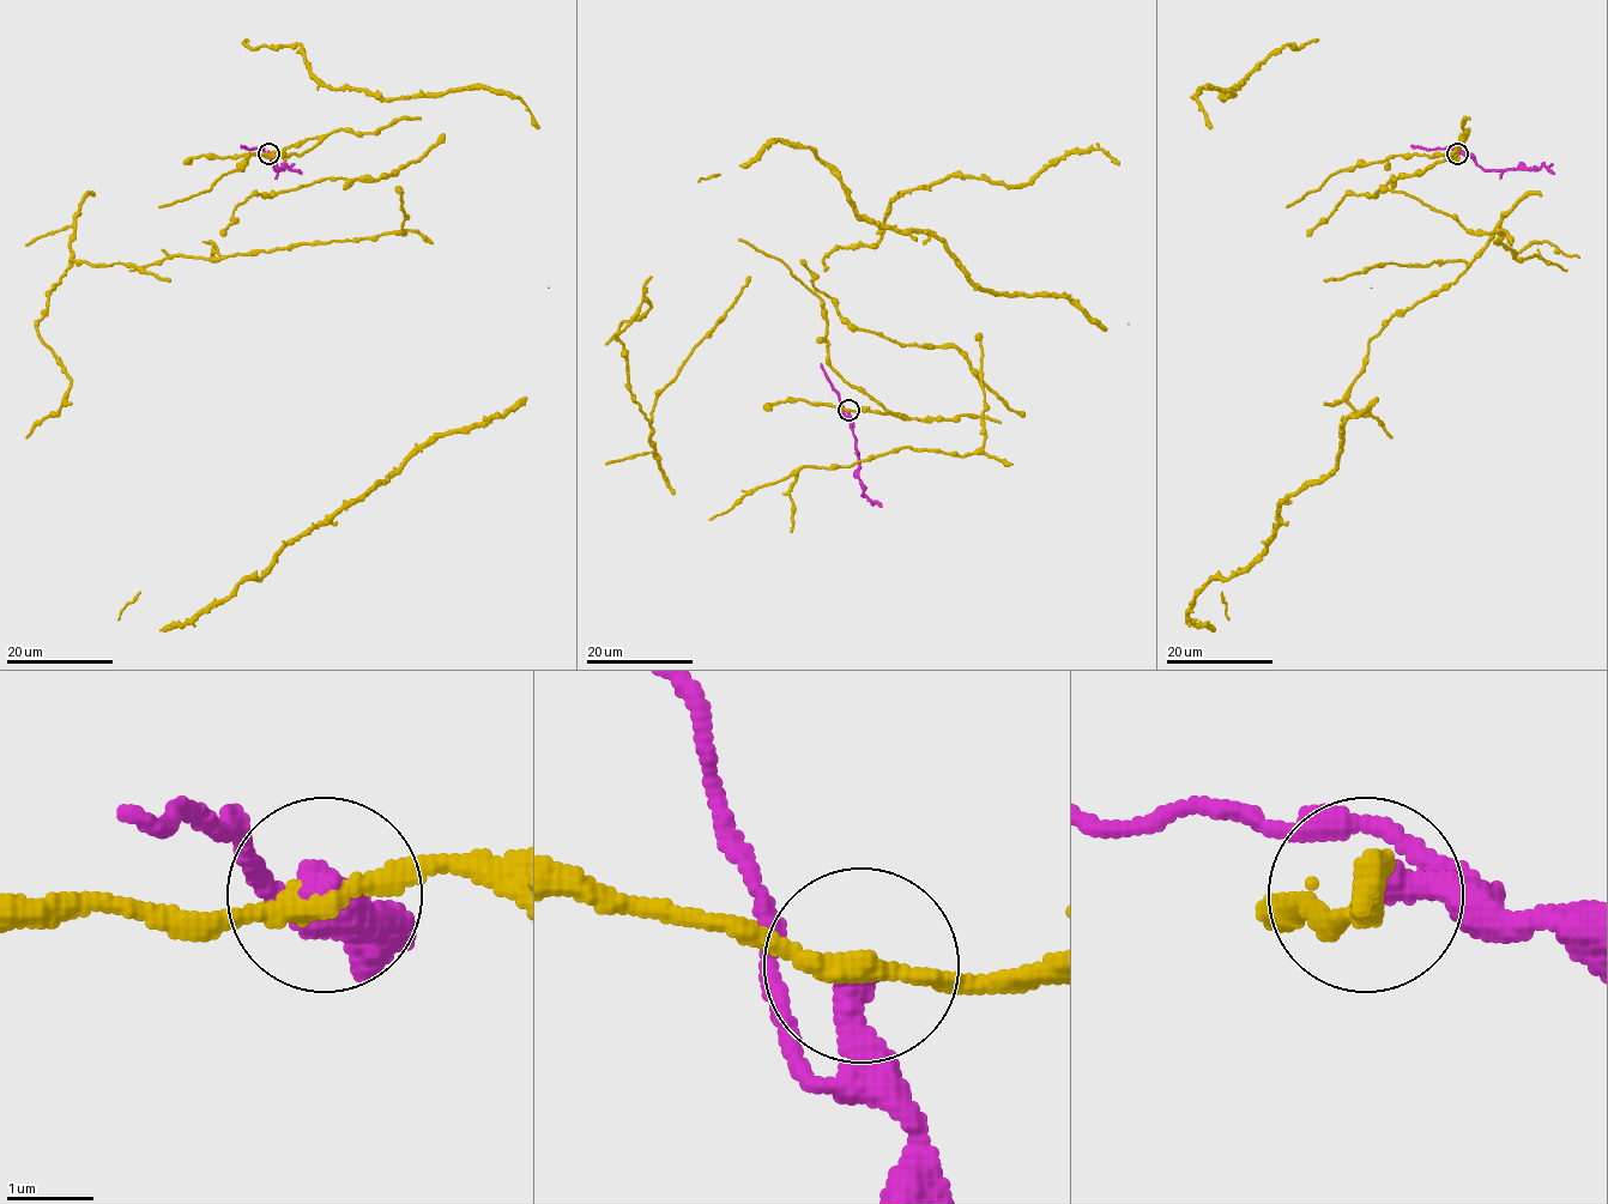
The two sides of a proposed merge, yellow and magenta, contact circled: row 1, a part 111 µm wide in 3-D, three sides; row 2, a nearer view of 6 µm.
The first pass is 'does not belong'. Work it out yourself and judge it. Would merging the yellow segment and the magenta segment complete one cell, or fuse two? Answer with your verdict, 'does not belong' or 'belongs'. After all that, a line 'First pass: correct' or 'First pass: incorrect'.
does not belong
First pass: correct

